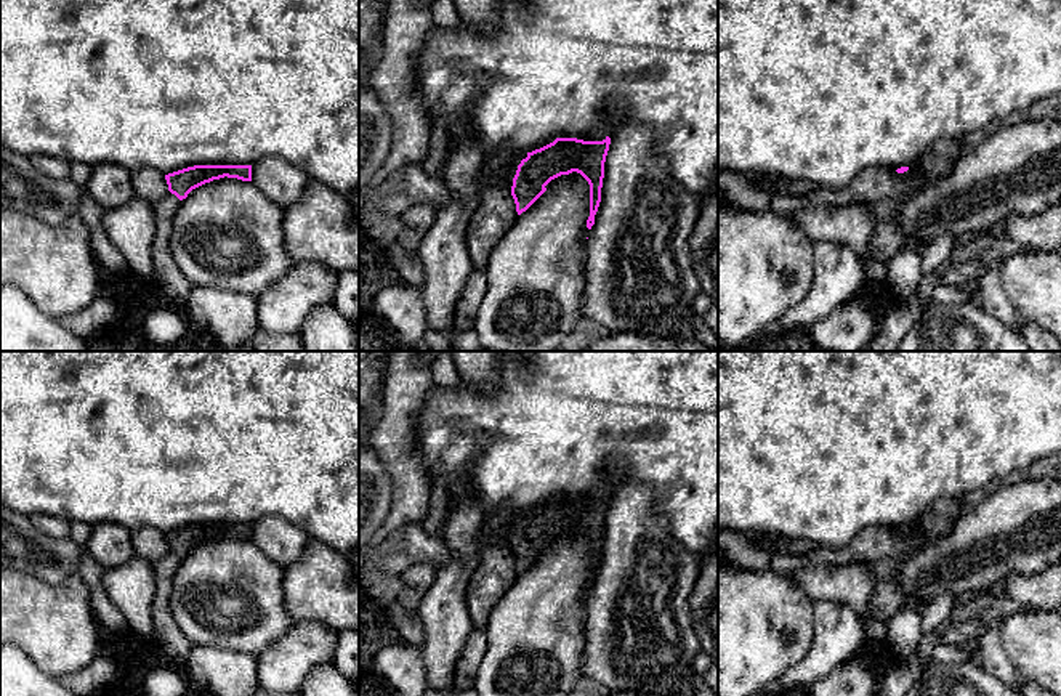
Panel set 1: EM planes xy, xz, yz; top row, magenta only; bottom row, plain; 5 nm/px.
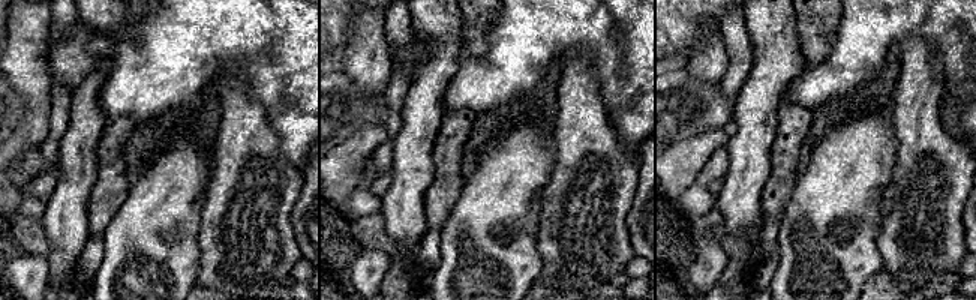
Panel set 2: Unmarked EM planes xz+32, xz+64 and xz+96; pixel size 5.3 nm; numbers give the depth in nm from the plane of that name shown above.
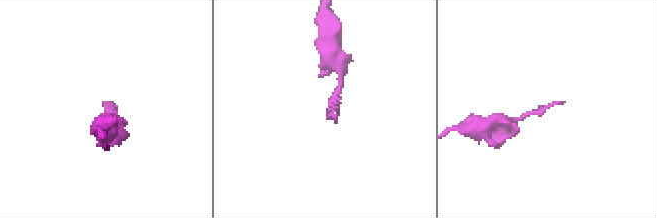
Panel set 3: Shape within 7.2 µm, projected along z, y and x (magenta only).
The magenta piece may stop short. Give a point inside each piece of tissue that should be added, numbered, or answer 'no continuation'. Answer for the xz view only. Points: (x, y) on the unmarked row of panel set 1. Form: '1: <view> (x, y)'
no continuation

